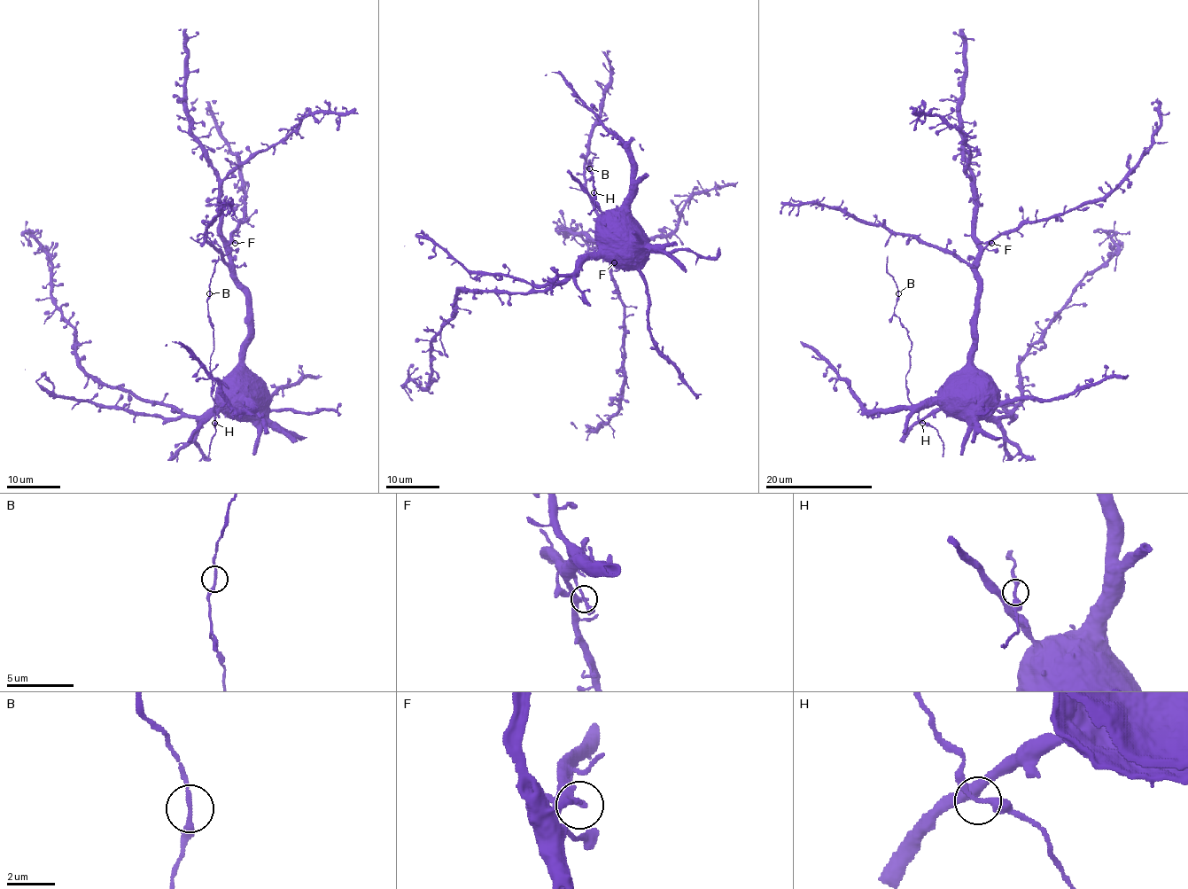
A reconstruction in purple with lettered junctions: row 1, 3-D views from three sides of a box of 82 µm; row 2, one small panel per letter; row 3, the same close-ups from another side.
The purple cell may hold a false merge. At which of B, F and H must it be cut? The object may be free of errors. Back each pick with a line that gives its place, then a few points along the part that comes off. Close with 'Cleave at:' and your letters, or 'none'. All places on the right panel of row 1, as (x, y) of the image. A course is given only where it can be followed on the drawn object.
Cleave at: none

